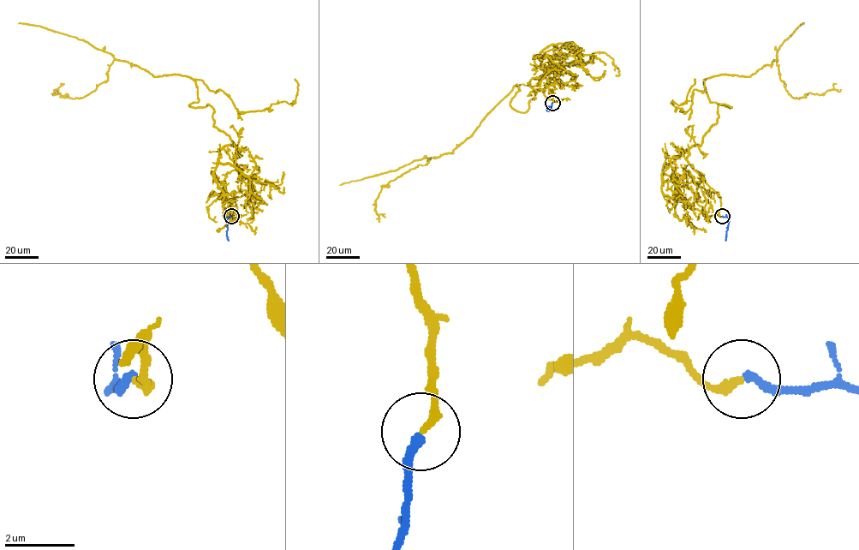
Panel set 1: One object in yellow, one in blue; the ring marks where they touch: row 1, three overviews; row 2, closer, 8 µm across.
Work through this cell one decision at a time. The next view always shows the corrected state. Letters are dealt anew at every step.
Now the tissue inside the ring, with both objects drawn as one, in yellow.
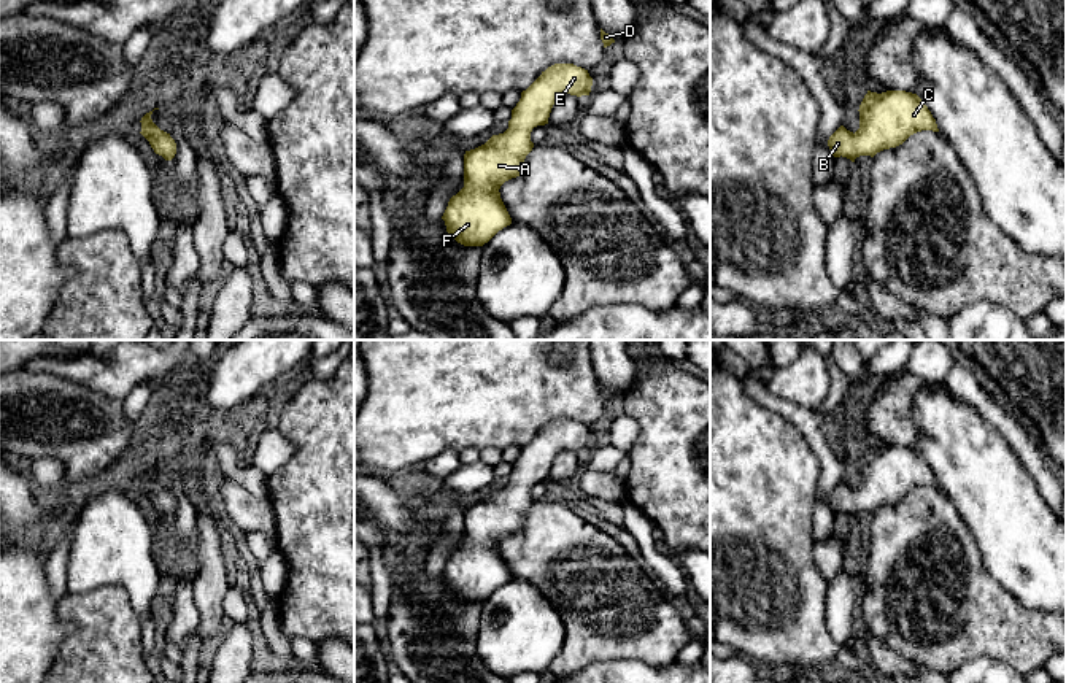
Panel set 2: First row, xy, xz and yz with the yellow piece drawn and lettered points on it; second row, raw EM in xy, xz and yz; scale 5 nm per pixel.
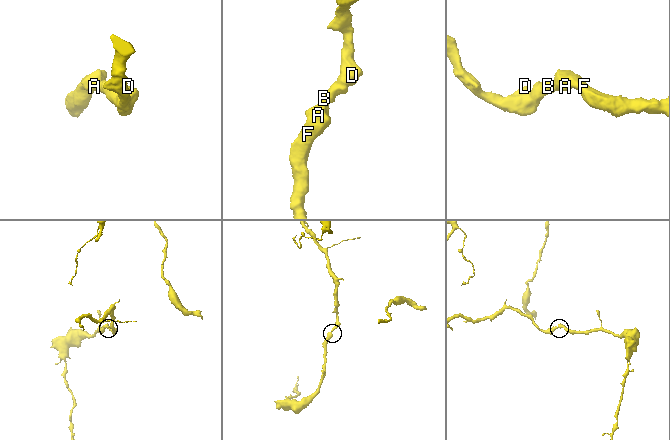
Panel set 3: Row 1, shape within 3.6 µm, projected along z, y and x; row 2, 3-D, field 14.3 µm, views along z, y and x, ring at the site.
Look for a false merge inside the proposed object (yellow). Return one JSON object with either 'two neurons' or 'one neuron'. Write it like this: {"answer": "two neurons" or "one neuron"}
{"answer": "one neuron"}

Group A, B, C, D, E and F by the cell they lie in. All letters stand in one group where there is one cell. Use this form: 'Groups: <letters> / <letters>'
Groups: A B C D E F

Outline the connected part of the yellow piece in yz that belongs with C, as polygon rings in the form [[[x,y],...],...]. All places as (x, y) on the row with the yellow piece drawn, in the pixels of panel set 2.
[[[906,91],[871,92],[859,105],[859,129],[853,133],[840,125],[828,140],[834,157],[855,162],[859,156],[902,145],[921,130],[939,132],[936,119],[917,94]]]

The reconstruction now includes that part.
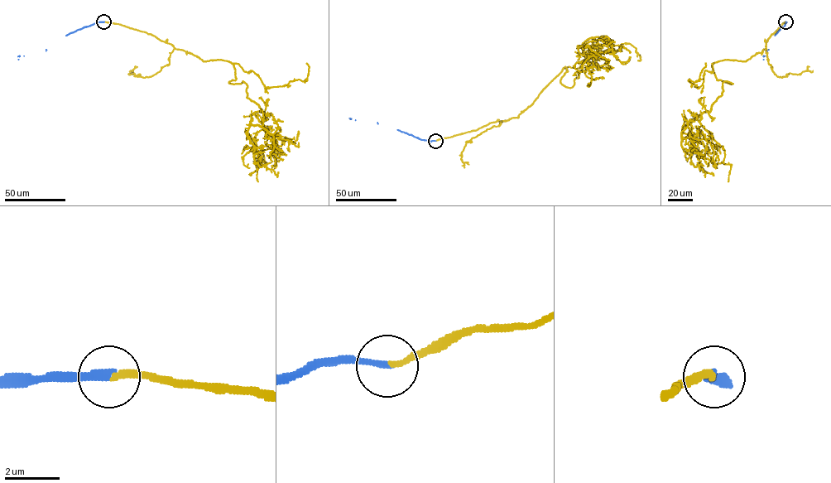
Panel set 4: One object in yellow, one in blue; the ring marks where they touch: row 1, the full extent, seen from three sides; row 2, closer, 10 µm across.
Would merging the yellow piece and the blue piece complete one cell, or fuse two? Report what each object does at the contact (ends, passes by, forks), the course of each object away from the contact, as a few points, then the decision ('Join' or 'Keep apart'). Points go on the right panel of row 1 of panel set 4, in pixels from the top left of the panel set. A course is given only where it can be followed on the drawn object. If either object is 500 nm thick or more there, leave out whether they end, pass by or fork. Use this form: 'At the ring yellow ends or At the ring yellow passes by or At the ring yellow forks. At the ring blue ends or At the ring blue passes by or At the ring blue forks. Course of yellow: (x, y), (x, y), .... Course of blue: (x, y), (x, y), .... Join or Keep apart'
At the ring yellow ends. At the ring blue ends. Course of yellow: (785, 21), (760, 53), (712, 65), (717, 79), (732, 84), (691, 122), (691, 147), (730, 164), (728, 181). Course of blue: (785, 21), (775, 35), (763, 60). Join

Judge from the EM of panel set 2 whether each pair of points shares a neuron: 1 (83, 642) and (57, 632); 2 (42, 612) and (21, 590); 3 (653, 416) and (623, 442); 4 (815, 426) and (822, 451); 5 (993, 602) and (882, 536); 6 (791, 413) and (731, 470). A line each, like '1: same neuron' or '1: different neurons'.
1: different neurons
2: same neuron
3: different neurons
4: same neuron
5: same neuron
6: different neurons

